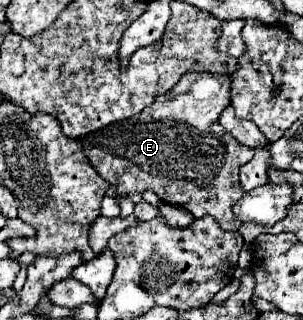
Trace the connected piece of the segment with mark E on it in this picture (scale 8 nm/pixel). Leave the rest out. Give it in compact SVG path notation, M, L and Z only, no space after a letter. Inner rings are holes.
M191 72L175 84L173 92L167 92L167 96L157 96L157 100L153 100L153 104L149 108L143 108L137 116L109 124L93 134L77 138L77 142L83 146L89 164L93 164L93 168L97 168L97 172L109 184L115 184L117 198L153 190L161 202L181 206L193 212L195 218L213 216L221 230L239 230L241 222L235 218L231 208L245 196L239 184L239 168L253 158L253 148L239 144L217 122L221 110L229 104L229 86L231 80L225 74Z

